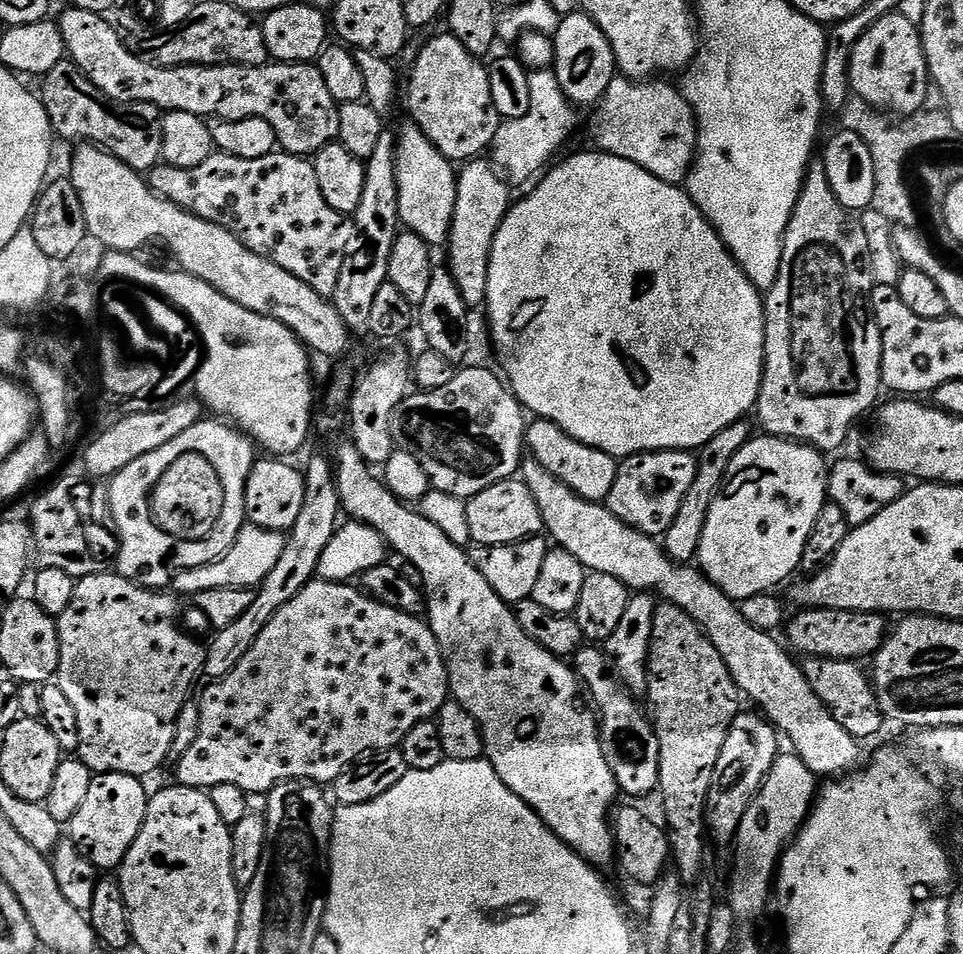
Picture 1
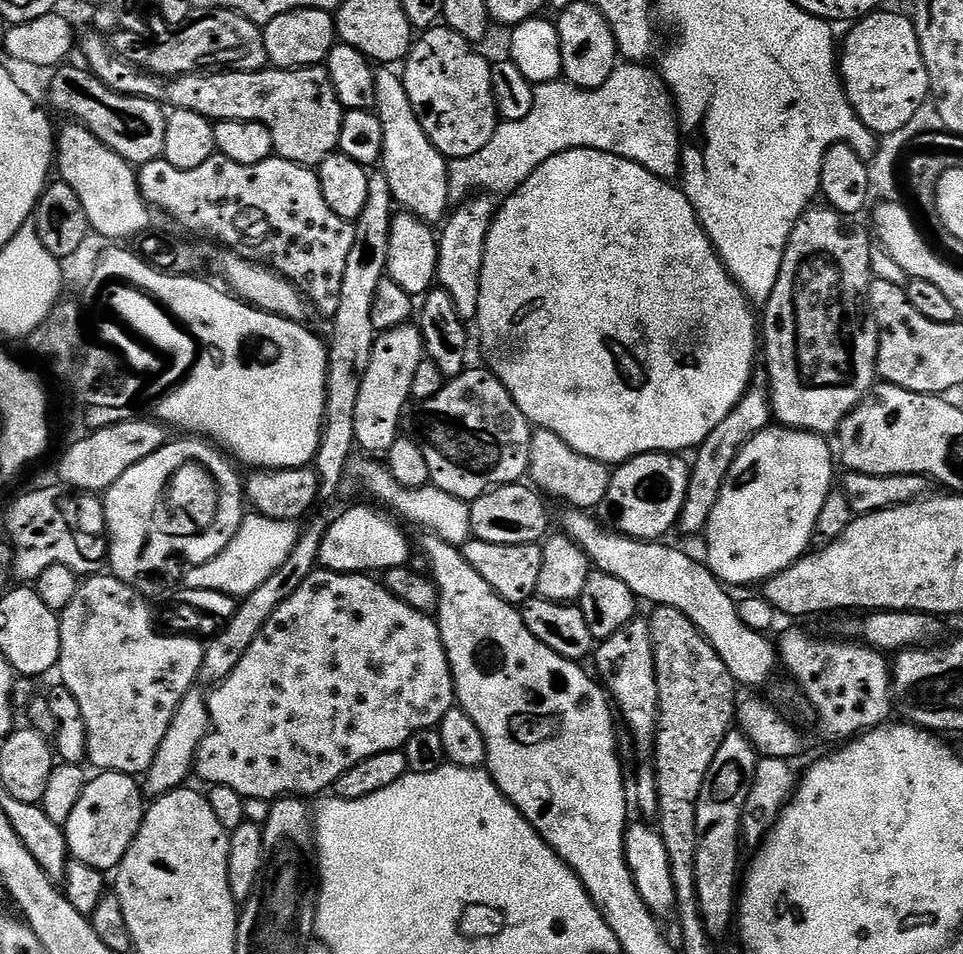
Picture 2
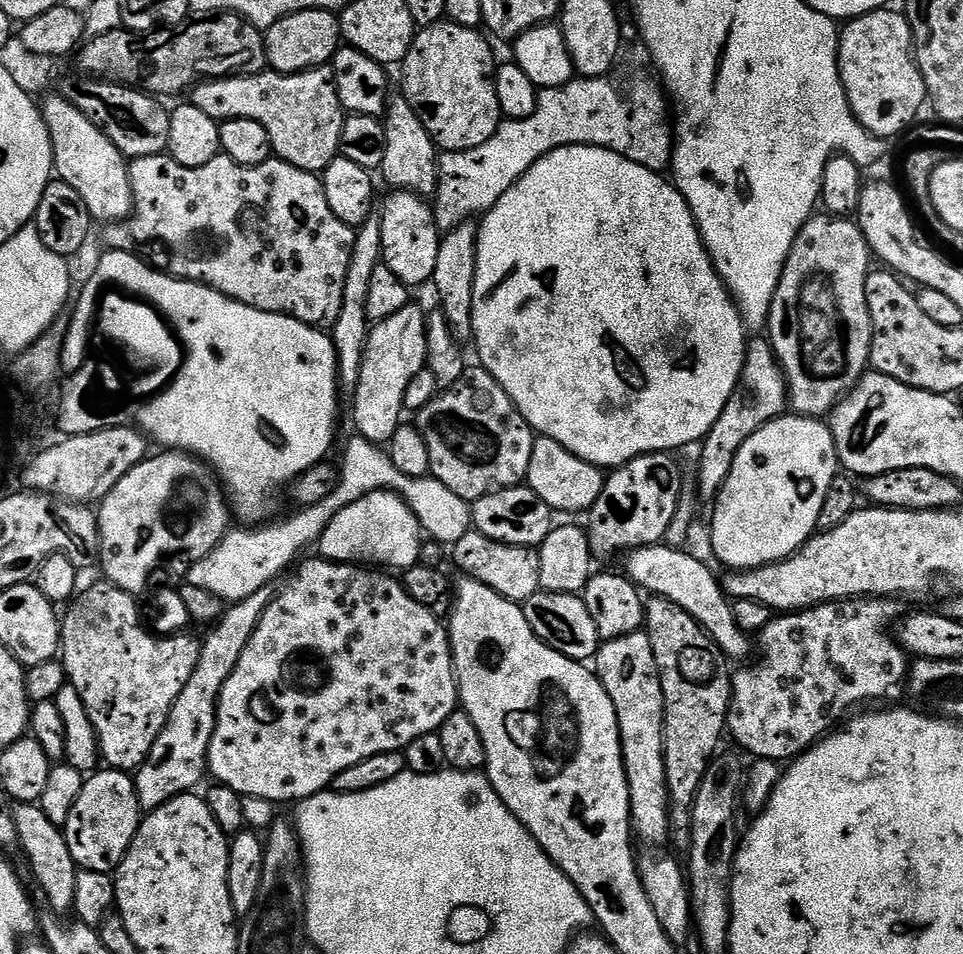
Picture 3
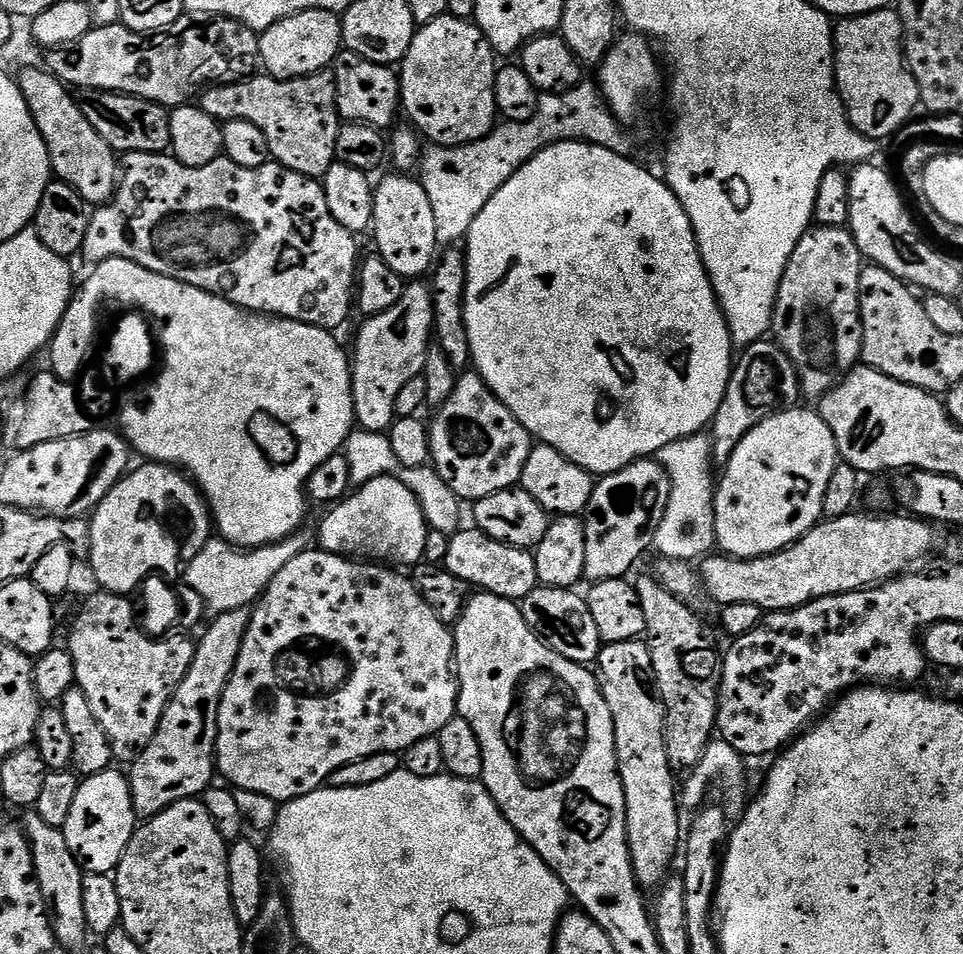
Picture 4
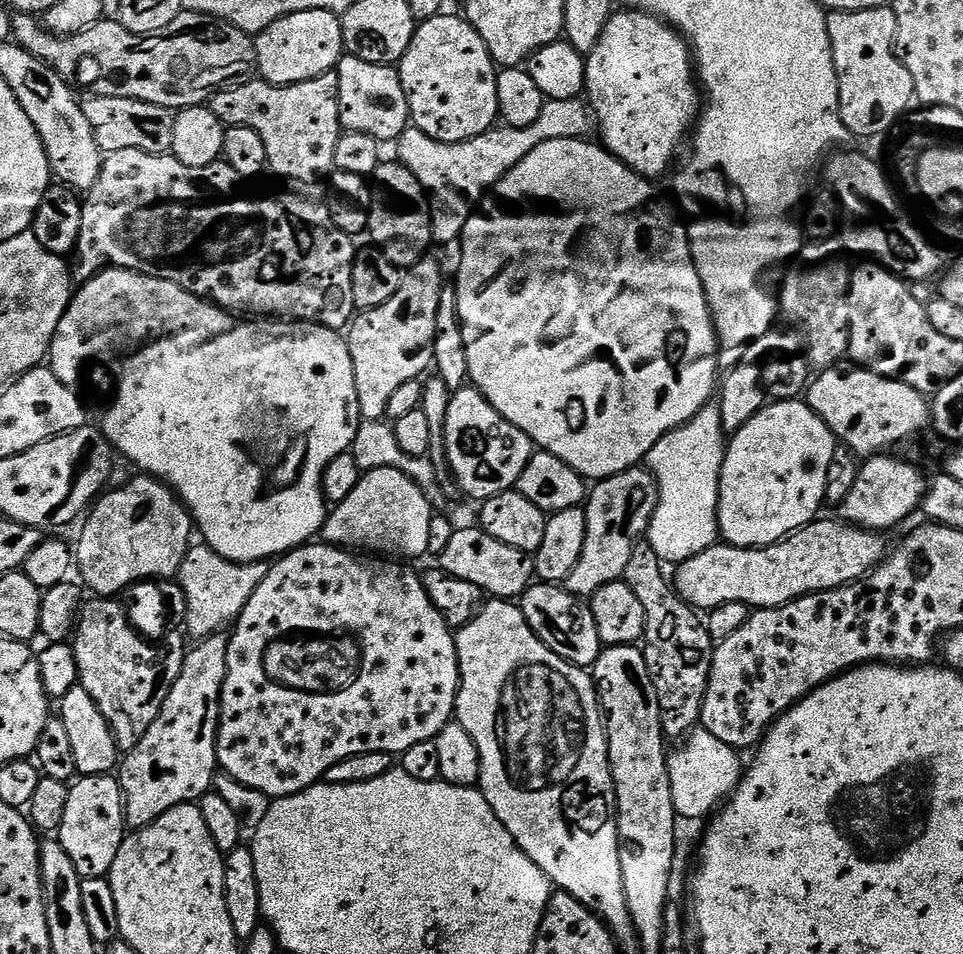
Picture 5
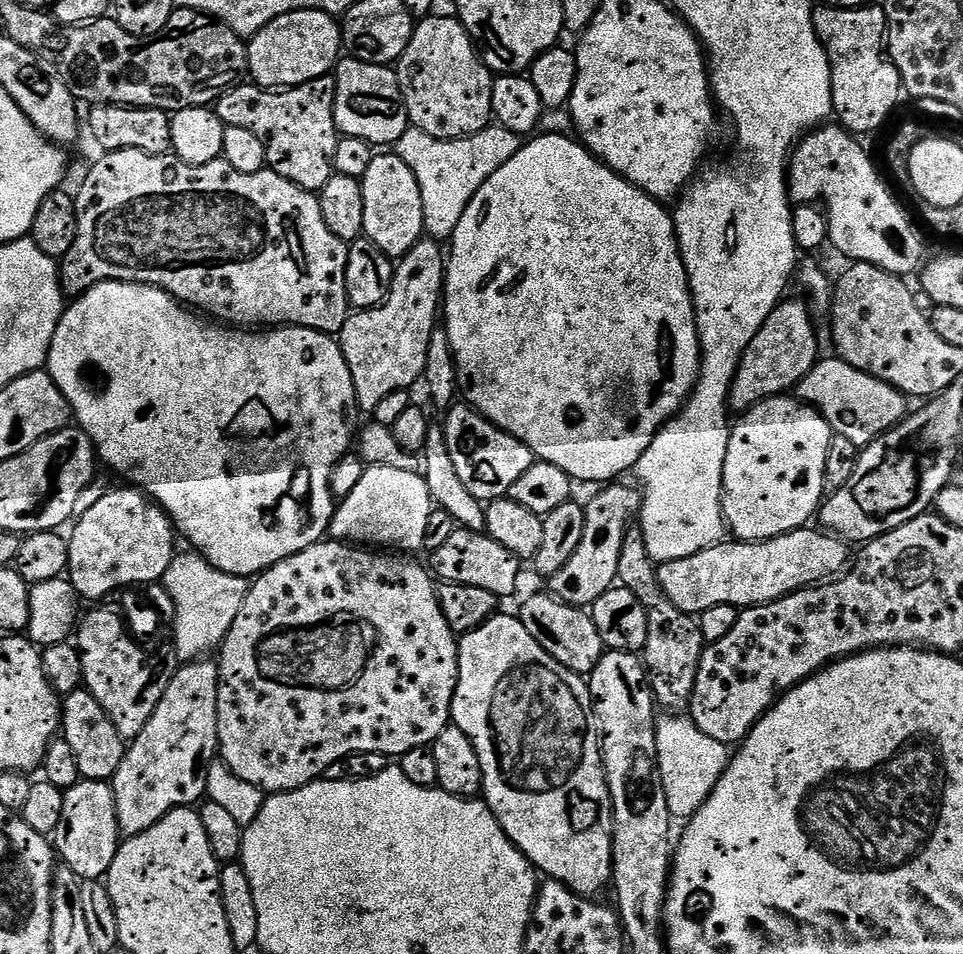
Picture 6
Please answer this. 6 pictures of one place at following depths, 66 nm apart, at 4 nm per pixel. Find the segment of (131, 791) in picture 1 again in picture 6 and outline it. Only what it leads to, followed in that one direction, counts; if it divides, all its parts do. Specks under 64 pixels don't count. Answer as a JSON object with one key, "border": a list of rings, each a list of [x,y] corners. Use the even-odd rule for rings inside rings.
{"border":[[[81,779],[79,784],[65,791],[62,822],[54,833],[54,848],[59,859],[74,875],[79,876],[81,881],[107,877],[110,862],[114,862],[114,854],[121,843],[116,799],[109,781]]]}

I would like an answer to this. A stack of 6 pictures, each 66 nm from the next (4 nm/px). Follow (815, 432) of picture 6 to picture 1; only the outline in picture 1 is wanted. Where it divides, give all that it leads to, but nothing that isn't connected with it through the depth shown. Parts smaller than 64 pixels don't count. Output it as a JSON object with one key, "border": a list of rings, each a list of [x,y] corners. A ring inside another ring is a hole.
{"border":[[[767,434],[757,435],[734,454],[728,478],[720,488],[718,498],[714,498],[714,506],[710,506],[698,553],[698,564],[704,575],[730,599],[739,602],[754,594],[772,592],[792,571],[800,568],[800,559],[806,550],[810,530],[814,530],[818,510],[822,510],[828,500],[830,464],[824,460],[827,460],[825,453],[819,448]]]}

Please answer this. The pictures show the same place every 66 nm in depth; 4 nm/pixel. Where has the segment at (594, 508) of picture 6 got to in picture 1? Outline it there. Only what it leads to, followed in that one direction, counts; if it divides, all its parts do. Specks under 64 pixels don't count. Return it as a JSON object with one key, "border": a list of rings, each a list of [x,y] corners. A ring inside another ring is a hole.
{"border":[[[688,450],[638,452],[635,456],[621,459],[618,478],[614,478],[606,506],[619,520],[642,534],[663,537],[678,514],[678,506],[682,506],[682,498],[686,498],[686,490],[690,490],[694,482],[696,462],[697,457]]]}

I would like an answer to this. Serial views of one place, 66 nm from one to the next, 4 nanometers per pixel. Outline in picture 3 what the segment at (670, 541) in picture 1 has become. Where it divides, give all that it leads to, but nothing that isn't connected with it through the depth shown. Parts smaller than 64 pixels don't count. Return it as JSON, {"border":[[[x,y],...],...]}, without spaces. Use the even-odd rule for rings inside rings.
{"border":[[[764,338],[749,339],[744,350],[744,365],[734,394],[730,394],[730,402],[726,402],[726,408],[722,410],[722,414],[718,414],[718,422],[710,426],[699,445],[700,465],[696,468],[696,488],[700,491],[701,501],[715,501],[746,438],[750,438],[750,434],[757,432],[763,424],[769,424],[770,421],[785,415],[788,407],[788,384],[784,381],[784,371],[780,369],[780,364],[772,353],[772,345]]]}

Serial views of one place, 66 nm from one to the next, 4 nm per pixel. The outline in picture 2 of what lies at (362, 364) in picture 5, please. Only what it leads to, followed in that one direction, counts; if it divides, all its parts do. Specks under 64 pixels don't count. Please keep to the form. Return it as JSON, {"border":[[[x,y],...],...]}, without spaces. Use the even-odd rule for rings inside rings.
{"border":[[[415,323],[399,324],[394,330],[377,335],[370,354],[370,370],[366,370],[362,390],[358,390],[358,410],[354,410],[356,442],[361,449],[364,447],[368,451],[365,453],[387,454],[401,435],[402,421],[412,400],[414,370],[418,370],[424,359],[422,334]]]}

